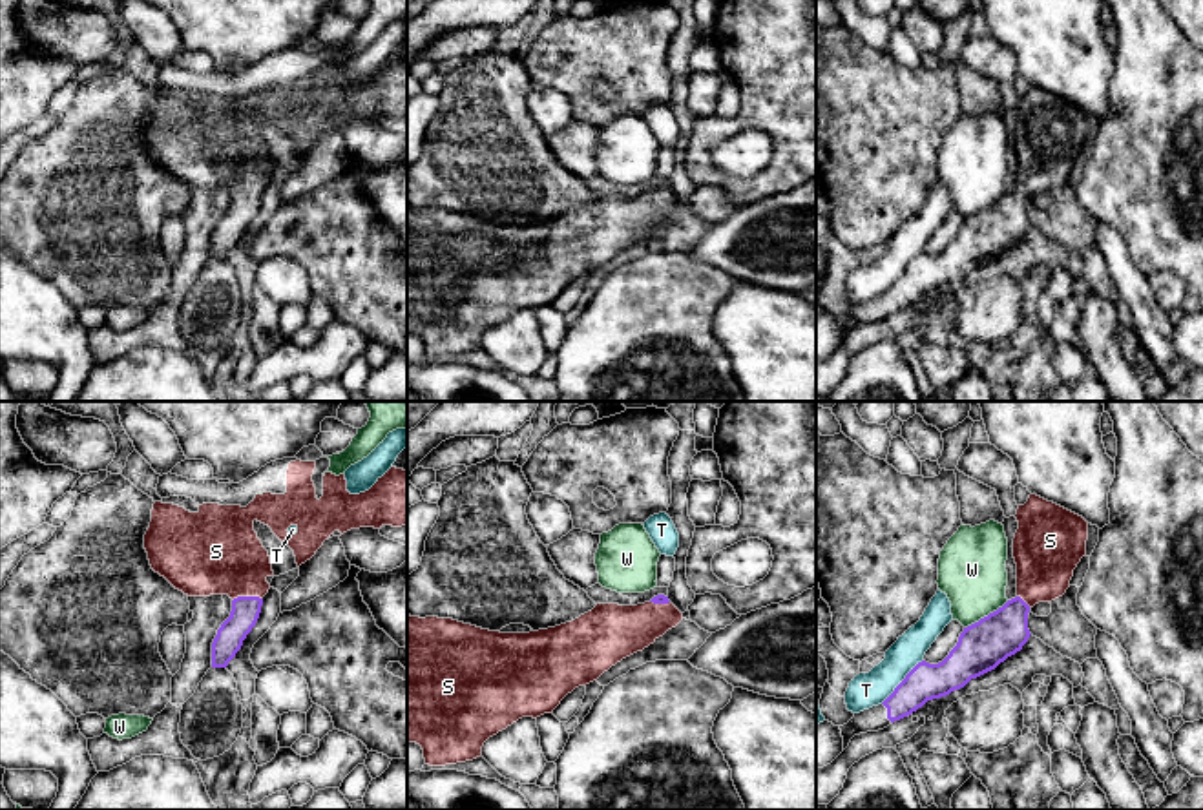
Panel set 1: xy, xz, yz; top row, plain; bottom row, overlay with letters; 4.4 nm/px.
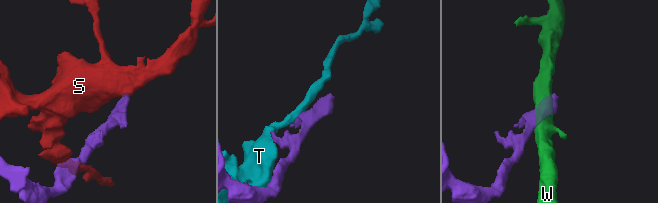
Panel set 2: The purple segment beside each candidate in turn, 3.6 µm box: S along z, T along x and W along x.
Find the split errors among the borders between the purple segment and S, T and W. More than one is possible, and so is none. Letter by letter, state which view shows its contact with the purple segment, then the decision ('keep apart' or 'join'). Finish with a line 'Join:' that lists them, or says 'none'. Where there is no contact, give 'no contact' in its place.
S: xy | join
T: yz | keep apart
W: yz | keep apart
Join: S

